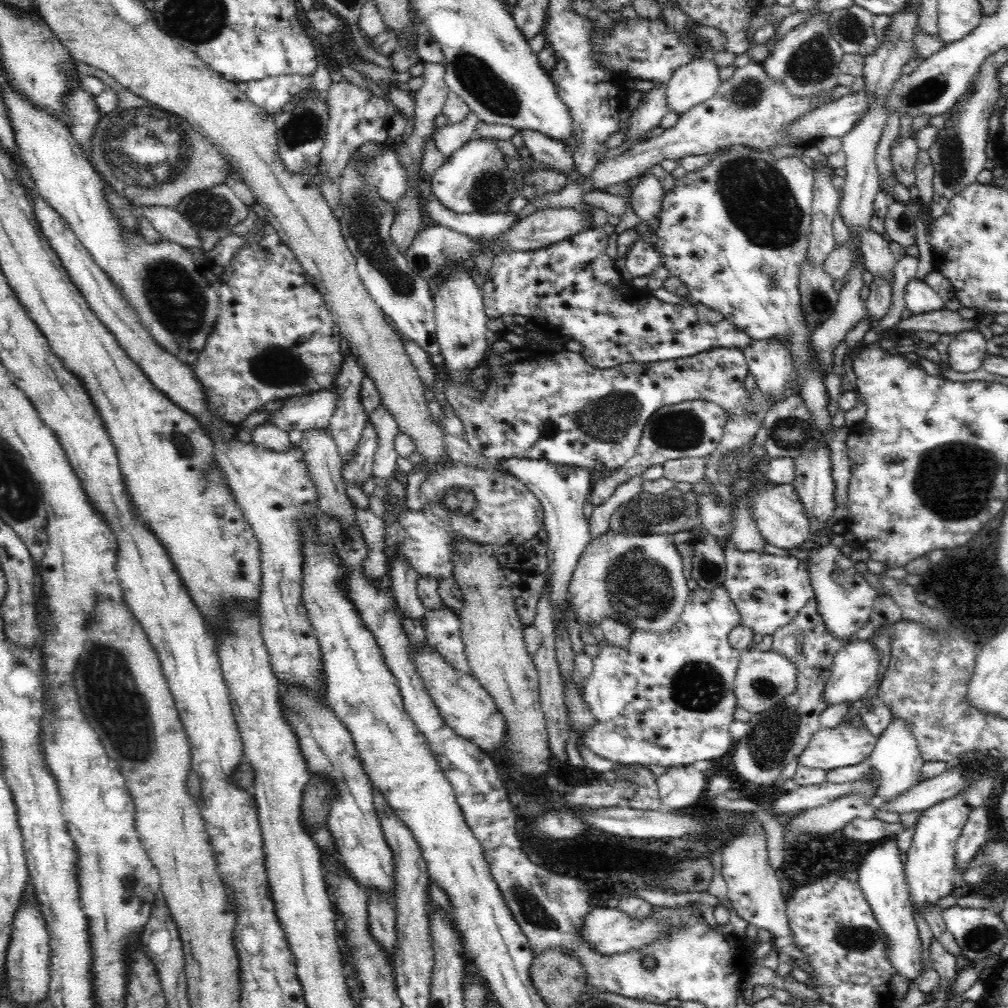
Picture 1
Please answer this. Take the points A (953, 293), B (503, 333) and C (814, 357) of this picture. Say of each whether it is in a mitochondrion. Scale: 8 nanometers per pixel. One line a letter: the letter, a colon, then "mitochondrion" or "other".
A: other
B: other
C: other

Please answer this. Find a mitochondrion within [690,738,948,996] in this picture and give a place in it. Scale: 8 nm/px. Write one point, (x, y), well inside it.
(858, 938)

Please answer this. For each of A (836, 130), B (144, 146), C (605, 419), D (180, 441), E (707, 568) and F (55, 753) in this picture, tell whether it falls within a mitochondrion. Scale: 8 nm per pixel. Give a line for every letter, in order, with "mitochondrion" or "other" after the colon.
A: other
B: mitochondrion
C: mitochondrion
D: mitochondrion
E: mitochondrion
F: other

